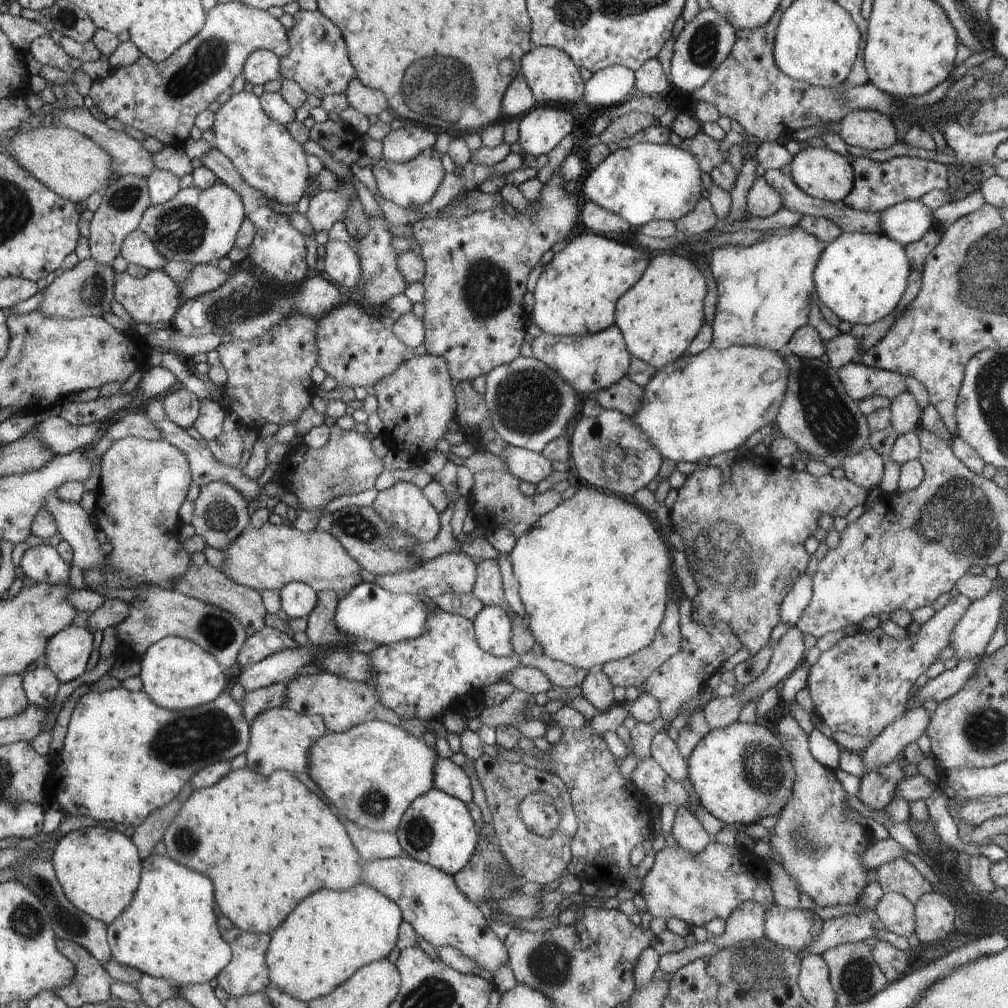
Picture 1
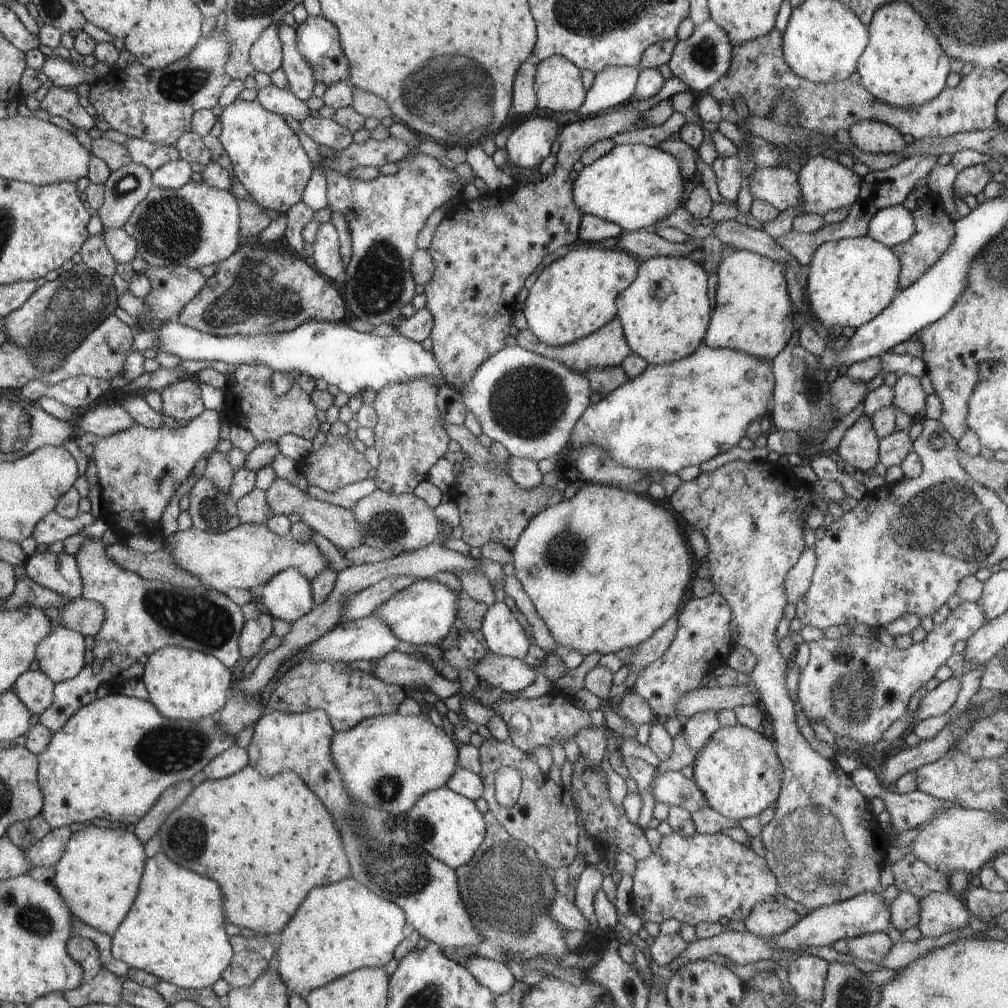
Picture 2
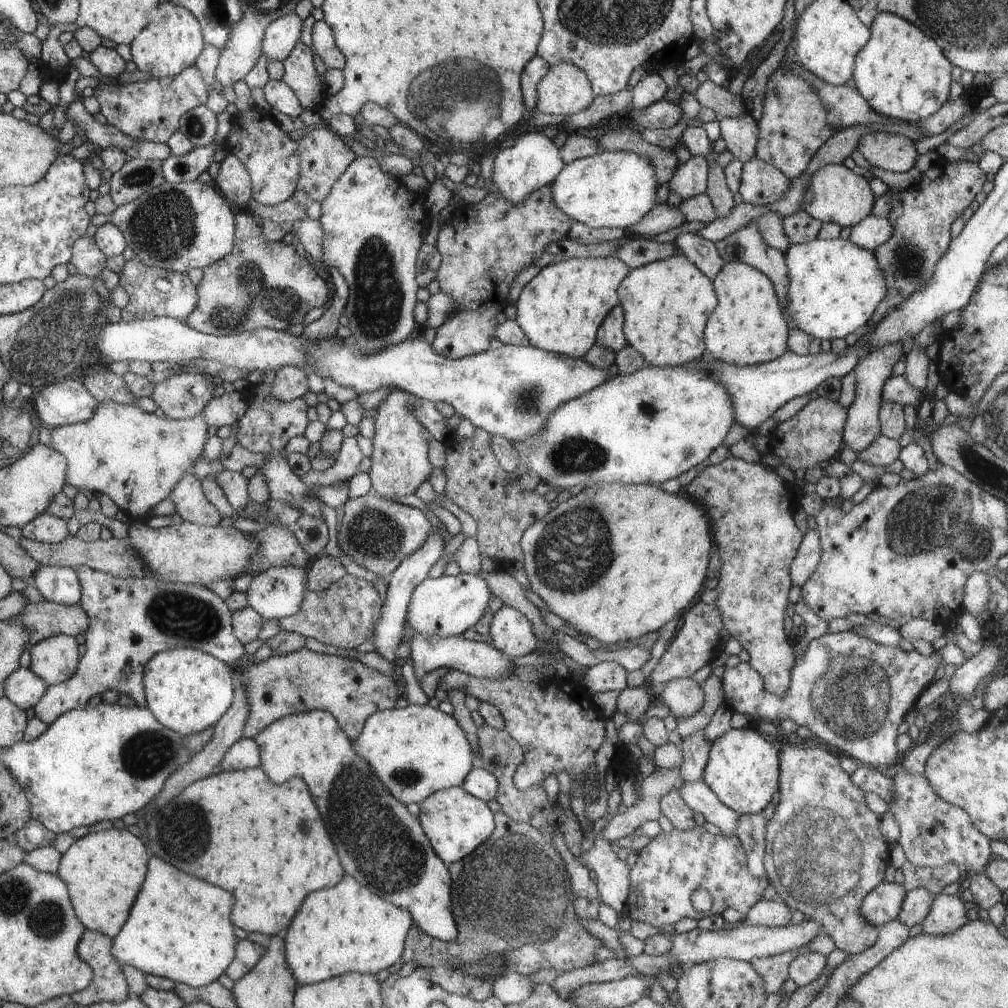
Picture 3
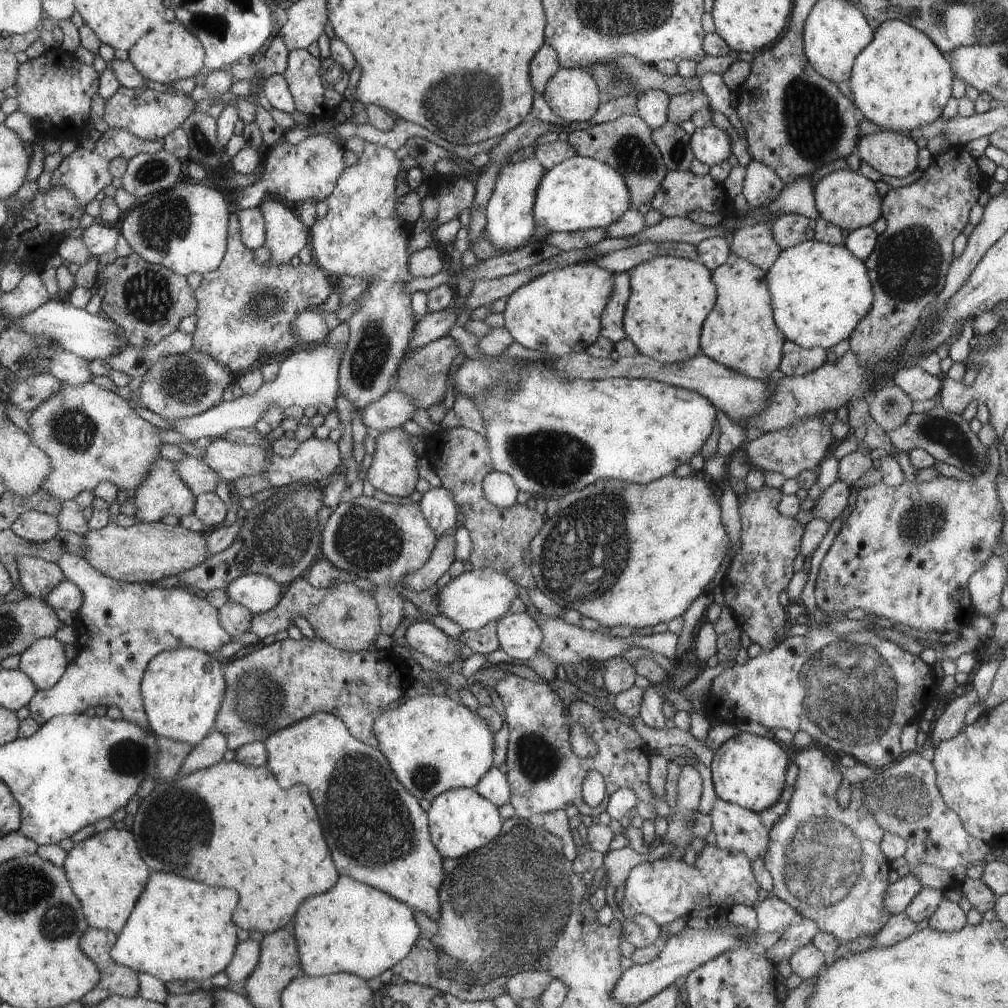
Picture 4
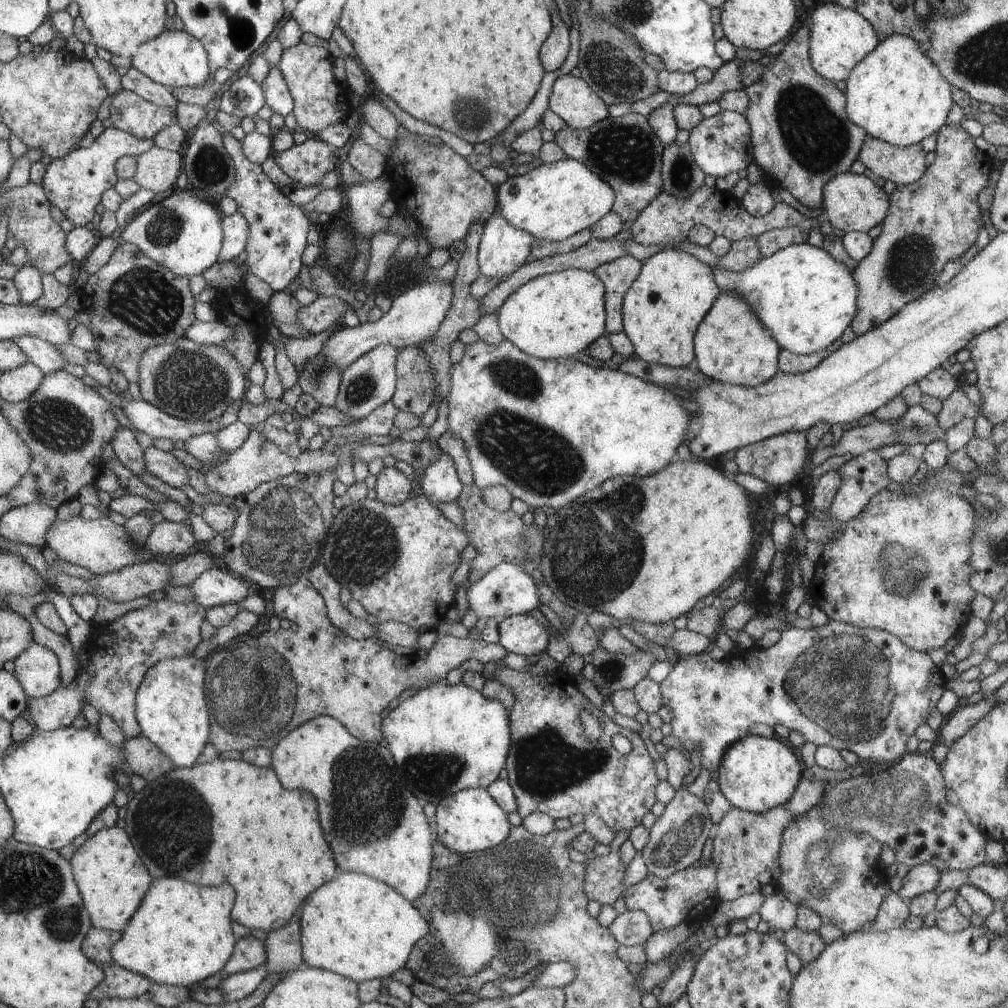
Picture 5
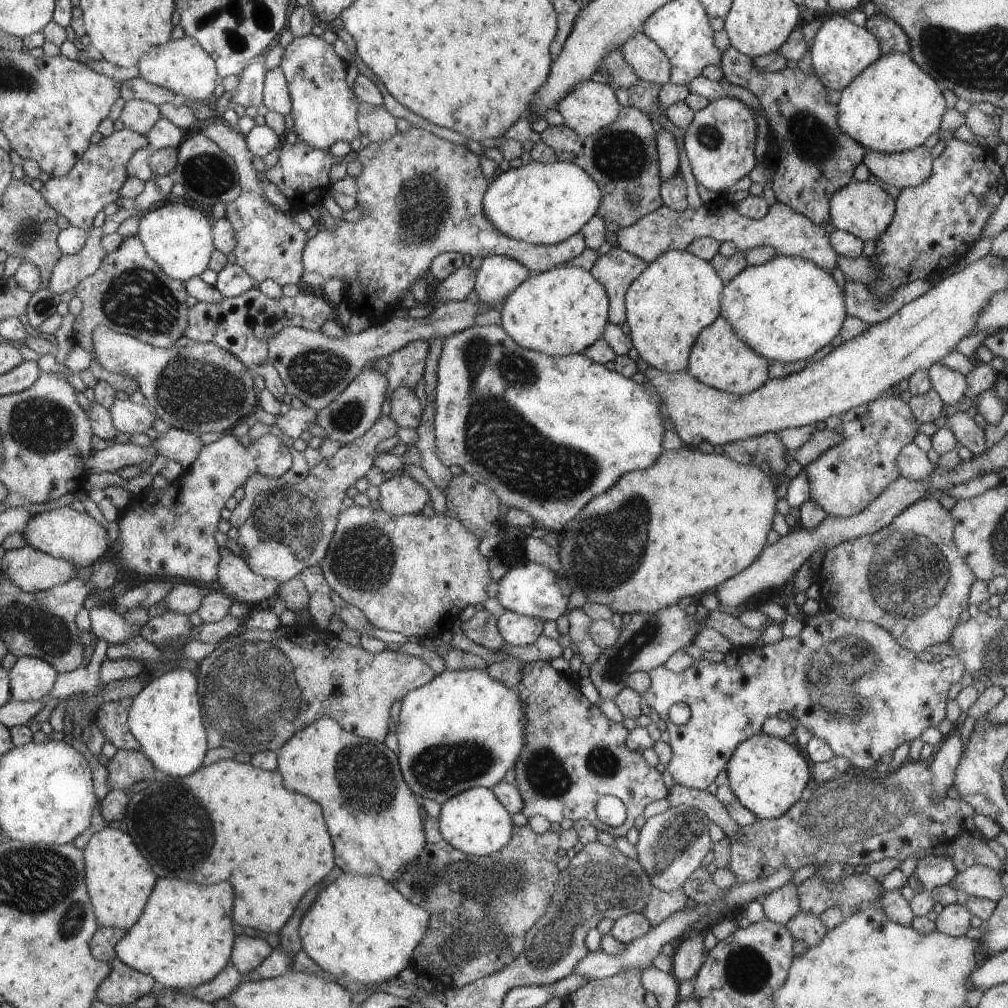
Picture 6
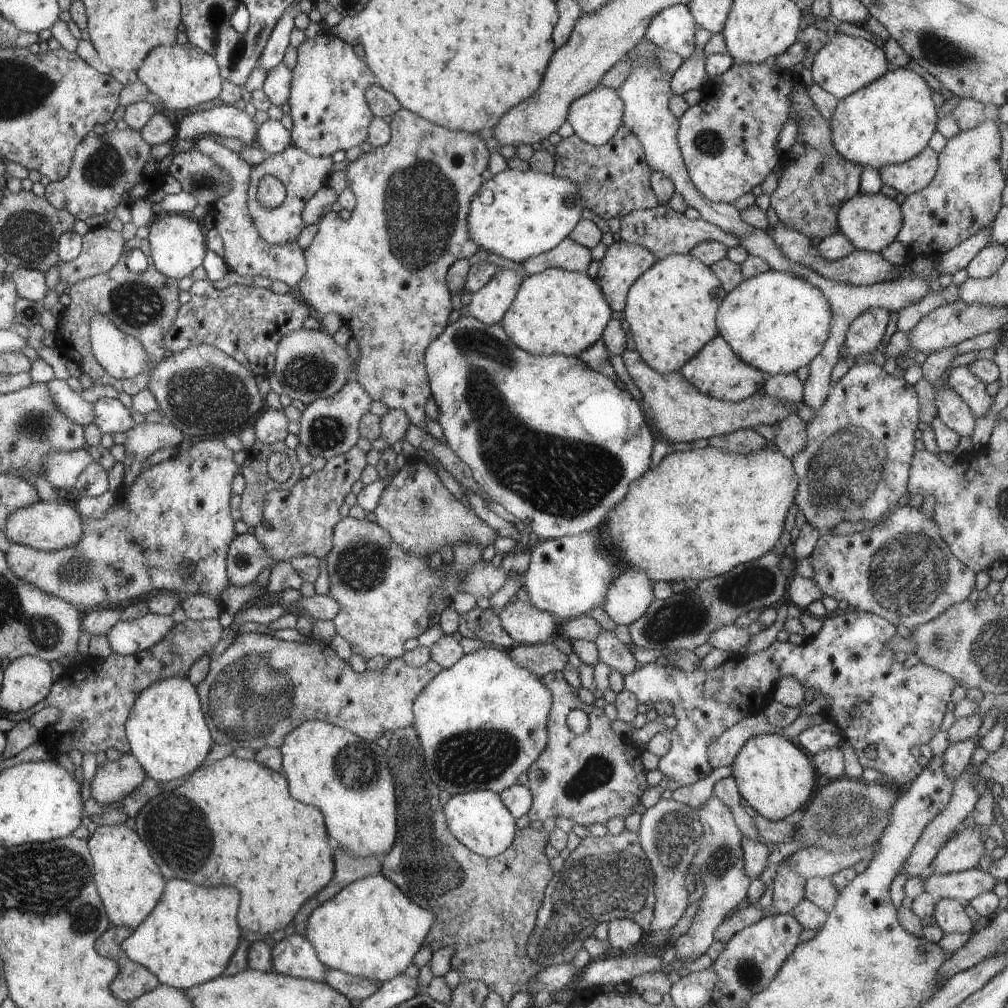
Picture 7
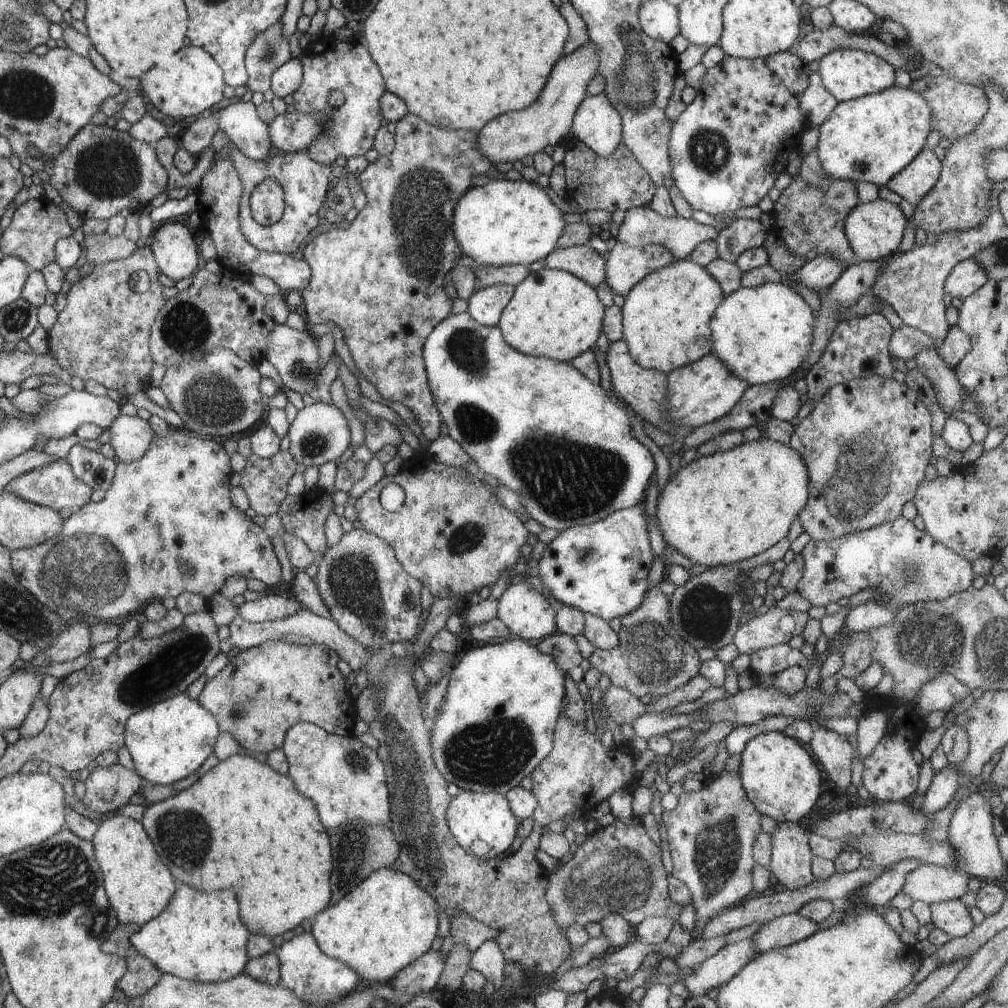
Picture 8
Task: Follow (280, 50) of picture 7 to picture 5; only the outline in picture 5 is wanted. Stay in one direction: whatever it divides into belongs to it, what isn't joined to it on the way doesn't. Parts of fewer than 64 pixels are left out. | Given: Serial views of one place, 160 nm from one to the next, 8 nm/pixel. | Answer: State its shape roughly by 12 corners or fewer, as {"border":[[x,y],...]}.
{"border":[[252,75],[231,82],[220,111],[252,118],[265,104]]}

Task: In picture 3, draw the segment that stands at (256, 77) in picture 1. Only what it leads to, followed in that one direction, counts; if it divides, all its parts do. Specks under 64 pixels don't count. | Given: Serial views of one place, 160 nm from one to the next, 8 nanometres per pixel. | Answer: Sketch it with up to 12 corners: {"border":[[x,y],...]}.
{"border":[[292,11],[267,27],[262,54],[283,62],[300,42]]}

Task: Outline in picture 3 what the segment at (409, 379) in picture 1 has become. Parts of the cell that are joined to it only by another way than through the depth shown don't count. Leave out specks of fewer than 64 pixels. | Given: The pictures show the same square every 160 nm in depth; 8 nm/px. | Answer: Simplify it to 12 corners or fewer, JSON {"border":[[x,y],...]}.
{"border":[[413,395],[378,405],[374,492],[410,496],[433,469]]}

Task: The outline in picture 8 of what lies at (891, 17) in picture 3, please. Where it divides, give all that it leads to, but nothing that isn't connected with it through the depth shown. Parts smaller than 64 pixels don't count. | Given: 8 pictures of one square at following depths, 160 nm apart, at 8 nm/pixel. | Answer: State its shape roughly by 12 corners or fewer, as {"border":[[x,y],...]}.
{"border":[[902,86],[840,102],[816,154],[832,180],[890,183],[932,110]]}

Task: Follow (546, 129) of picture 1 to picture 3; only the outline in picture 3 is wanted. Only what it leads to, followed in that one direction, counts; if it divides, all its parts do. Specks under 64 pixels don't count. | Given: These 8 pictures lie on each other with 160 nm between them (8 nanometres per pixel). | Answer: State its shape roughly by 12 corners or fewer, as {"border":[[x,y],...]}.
{"border":[[542,131],[517,134],[490,179],[511,203],[567,165]]}

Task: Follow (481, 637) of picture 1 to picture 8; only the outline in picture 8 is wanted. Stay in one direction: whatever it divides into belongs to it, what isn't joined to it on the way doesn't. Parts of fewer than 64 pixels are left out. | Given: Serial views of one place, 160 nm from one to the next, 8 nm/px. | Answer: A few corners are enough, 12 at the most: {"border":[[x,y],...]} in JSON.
{"border":[[519,578],[497,600],[512,636],[538,642],[558,623],[538,582]]}

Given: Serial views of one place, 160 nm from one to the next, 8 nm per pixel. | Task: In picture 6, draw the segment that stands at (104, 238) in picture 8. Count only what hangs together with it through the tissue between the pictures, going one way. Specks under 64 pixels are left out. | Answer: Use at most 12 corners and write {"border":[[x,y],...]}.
{"border":[[102,227],[87,231],[84,248],[62,255],[48,288],[58,295],[74,290],[98,270],[108,253]]}

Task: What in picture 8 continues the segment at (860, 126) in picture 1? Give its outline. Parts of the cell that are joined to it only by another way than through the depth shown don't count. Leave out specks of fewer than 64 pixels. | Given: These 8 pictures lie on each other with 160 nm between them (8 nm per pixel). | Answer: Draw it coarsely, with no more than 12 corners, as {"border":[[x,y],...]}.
{"border":[[924,148],[885,186],[915,207],[942,162]]}

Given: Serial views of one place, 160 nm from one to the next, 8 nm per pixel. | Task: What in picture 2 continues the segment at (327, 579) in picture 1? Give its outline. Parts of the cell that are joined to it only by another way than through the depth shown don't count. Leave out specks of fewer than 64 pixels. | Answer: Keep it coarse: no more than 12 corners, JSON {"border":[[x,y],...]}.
{"border":[[261,523],[190,527],[165,544],[214,591],[259,591],[329,568],[314,541]]}

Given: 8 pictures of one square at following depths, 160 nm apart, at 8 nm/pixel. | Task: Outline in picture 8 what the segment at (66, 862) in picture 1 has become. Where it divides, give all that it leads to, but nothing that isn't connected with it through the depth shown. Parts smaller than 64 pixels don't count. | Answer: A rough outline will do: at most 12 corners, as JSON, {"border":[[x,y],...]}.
{"border":[[121,814],[91,842],[119,924],[162,915],[176,882],[143,824]]}

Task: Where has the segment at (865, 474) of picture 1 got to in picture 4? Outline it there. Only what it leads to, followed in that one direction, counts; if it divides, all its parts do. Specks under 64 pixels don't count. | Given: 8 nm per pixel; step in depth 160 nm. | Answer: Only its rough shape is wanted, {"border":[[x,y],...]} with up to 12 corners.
{"border":[[962,146],[884,196],[876,308],[848,338],[894,360],[943,290],[988,178]]}

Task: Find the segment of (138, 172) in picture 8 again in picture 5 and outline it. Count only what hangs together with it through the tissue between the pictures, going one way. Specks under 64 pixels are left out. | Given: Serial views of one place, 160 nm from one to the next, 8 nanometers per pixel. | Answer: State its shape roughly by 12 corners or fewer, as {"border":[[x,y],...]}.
{"border":[[106,128],[52,160],[41,186],[74,226],[88,226],[114,164],[152,139]]}

